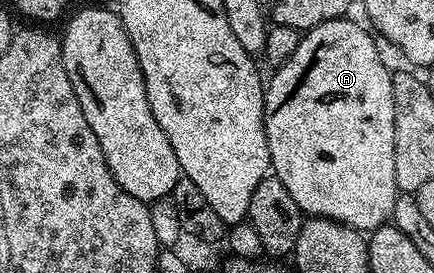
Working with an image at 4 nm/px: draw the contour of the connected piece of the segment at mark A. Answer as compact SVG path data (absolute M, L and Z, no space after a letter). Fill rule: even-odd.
M346 18L321 22L299 38L293 58L270 73L263 94L263 125L271 155L270 171L293 194L308 217L323 216L364 234L391 219L399 187L393 174L395 107L391 73L377 56L375 36Z

